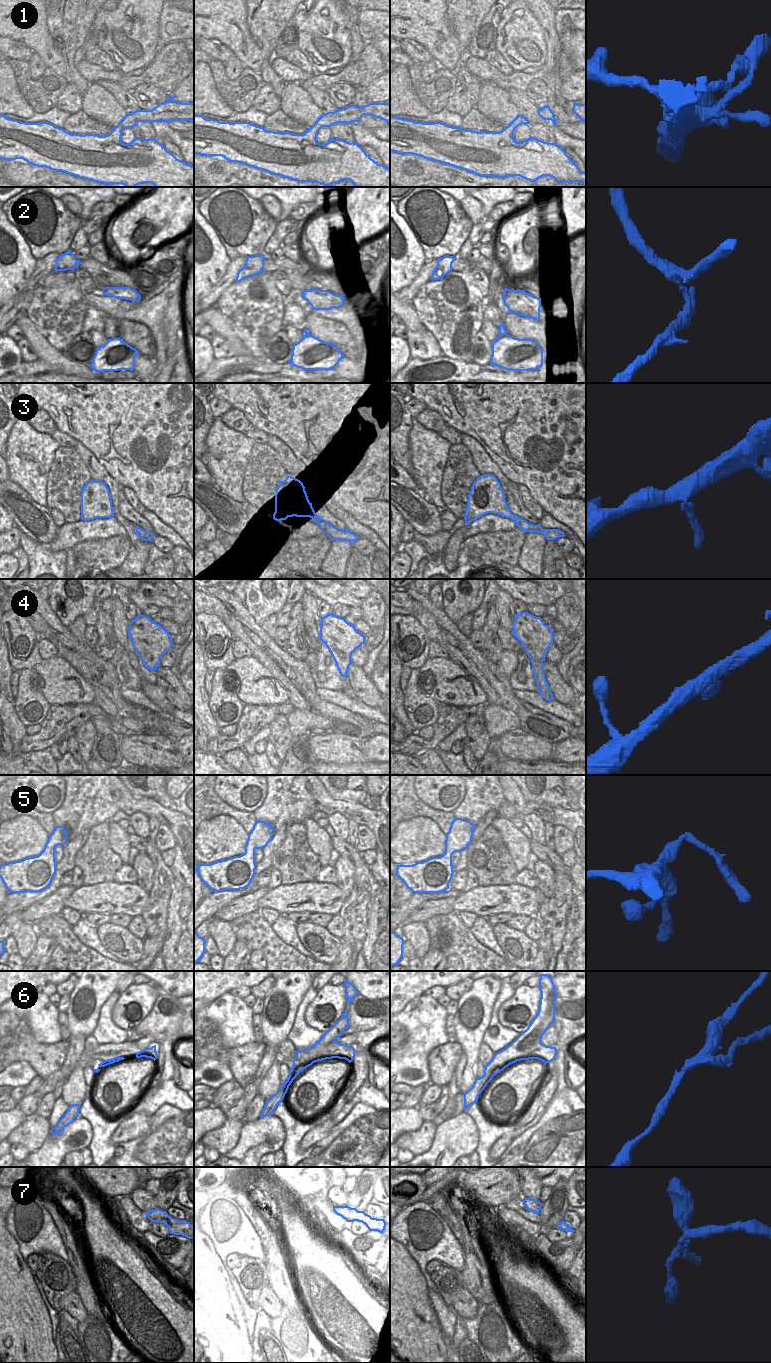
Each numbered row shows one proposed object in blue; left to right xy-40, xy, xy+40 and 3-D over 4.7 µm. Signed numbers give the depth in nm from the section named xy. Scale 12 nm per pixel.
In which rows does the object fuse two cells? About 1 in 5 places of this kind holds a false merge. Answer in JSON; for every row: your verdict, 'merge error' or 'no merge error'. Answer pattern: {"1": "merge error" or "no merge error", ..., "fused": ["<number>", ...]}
{"1": "no merge error", "2": "merge error", "3": "no merge error", "4": "no merge error", "5": "no merge error", "6": "merge error", "7": "merge error", "fused": ["2", "6", "7"]}

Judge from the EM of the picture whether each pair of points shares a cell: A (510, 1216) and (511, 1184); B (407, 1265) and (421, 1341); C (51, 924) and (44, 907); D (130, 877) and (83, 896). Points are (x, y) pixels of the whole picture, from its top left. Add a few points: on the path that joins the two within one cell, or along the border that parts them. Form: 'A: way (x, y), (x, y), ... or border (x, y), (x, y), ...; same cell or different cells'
A: border (504, 1204), (497, 1206), (480, 1205); different cells
B: way (407, 1284), (407, 1322); same cell
C: border (59, 913), (53, 916), (46, 916), (34, 924); different cells
D: border (113, 880), (119, 883), (135, 884); different cells

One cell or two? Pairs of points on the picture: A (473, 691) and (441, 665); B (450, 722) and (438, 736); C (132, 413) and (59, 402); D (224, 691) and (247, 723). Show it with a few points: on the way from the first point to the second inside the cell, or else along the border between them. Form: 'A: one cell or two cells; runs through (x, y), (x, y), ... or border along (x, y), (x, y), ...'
A: one cell; runs through (463, 690), (454, 687), (444, 675)
B: one cell; runs through (447, 725), (439, 733)
C: one cell; runs through (114, 410), (77, 407)
D: two cells; border along (244, 705), (241, 716), (236, 723)

